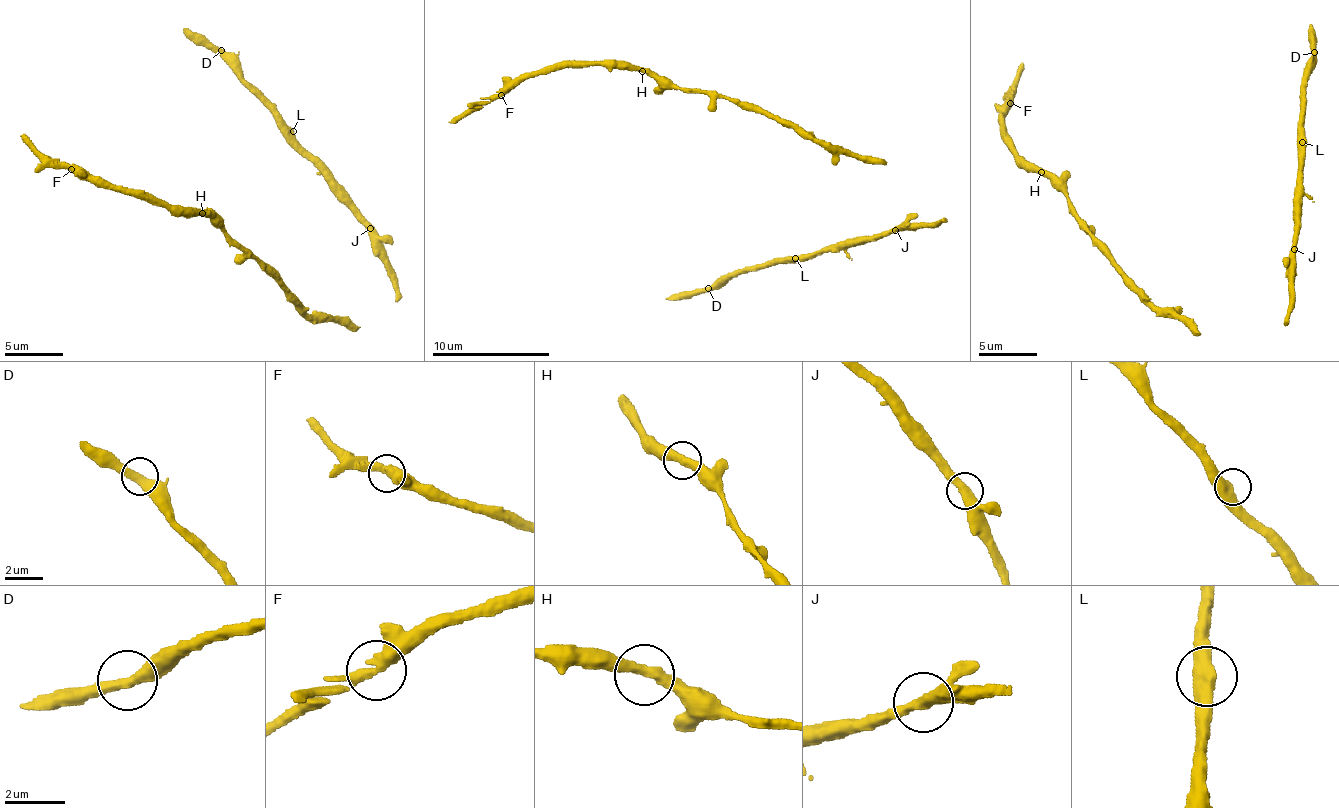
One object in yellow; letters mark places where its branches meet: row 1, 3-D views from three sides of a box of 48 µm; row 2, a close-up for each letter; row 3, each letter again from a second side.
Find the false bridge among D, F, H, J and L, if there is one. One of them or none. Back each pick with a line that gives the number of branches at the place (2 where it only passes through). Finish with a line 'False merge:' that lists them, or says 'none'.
False merge: none

